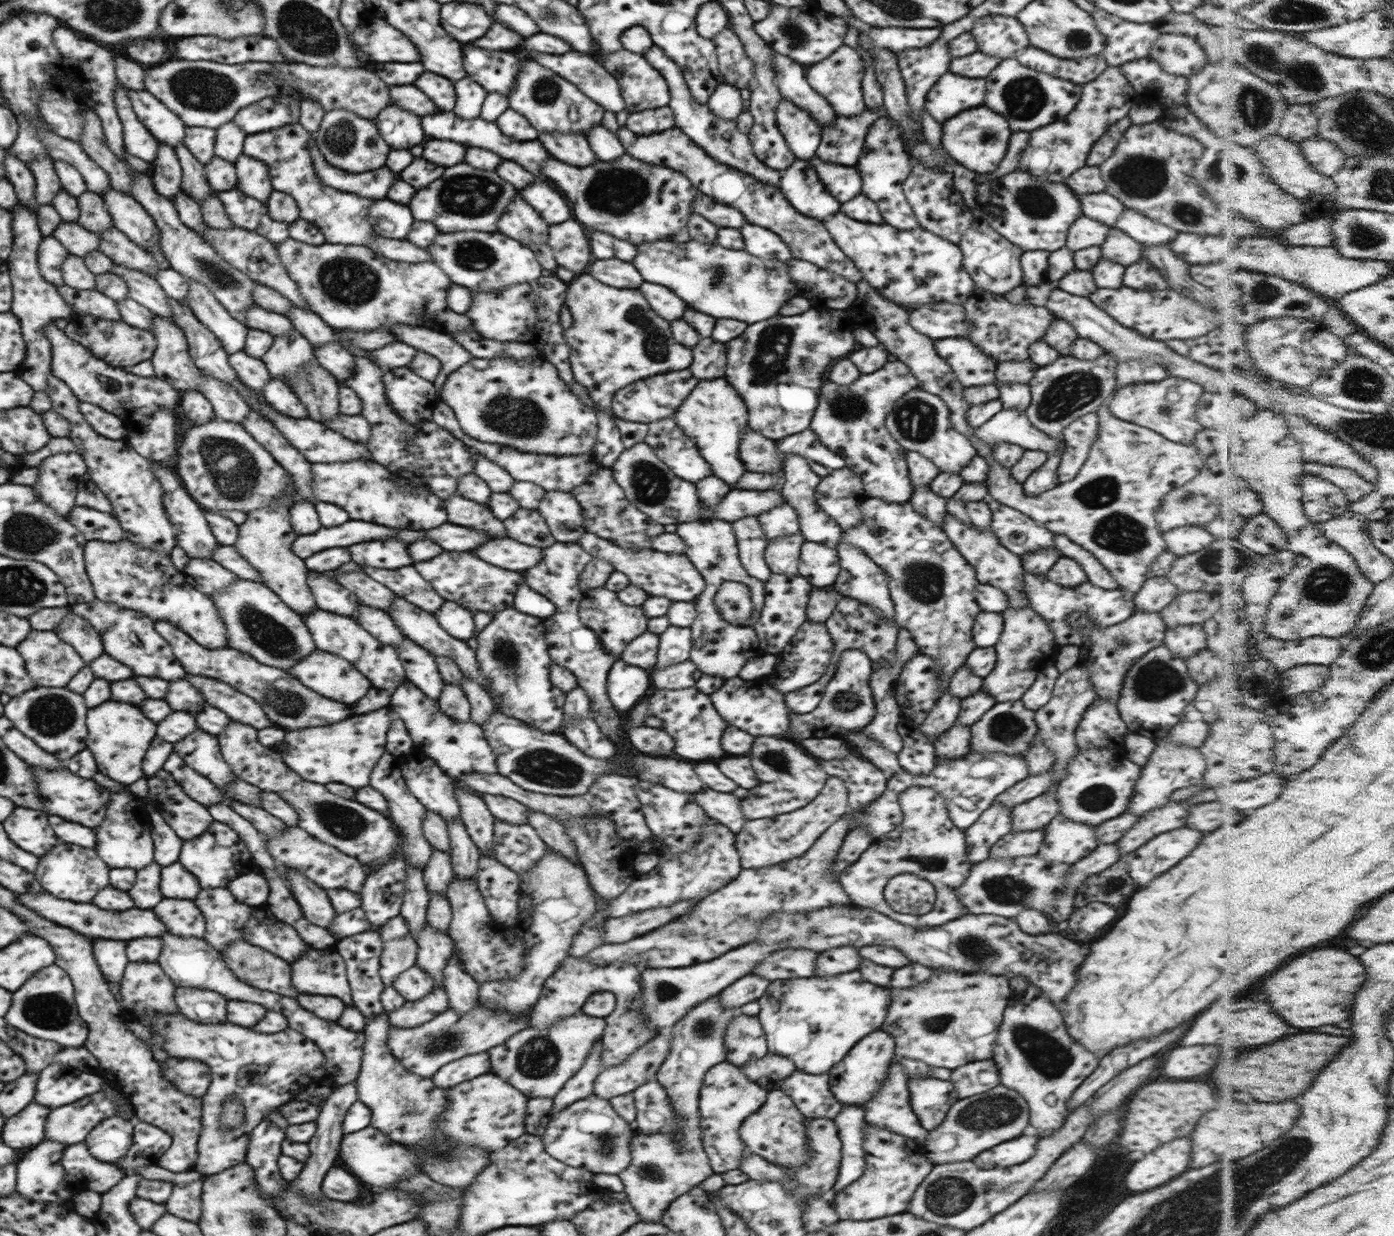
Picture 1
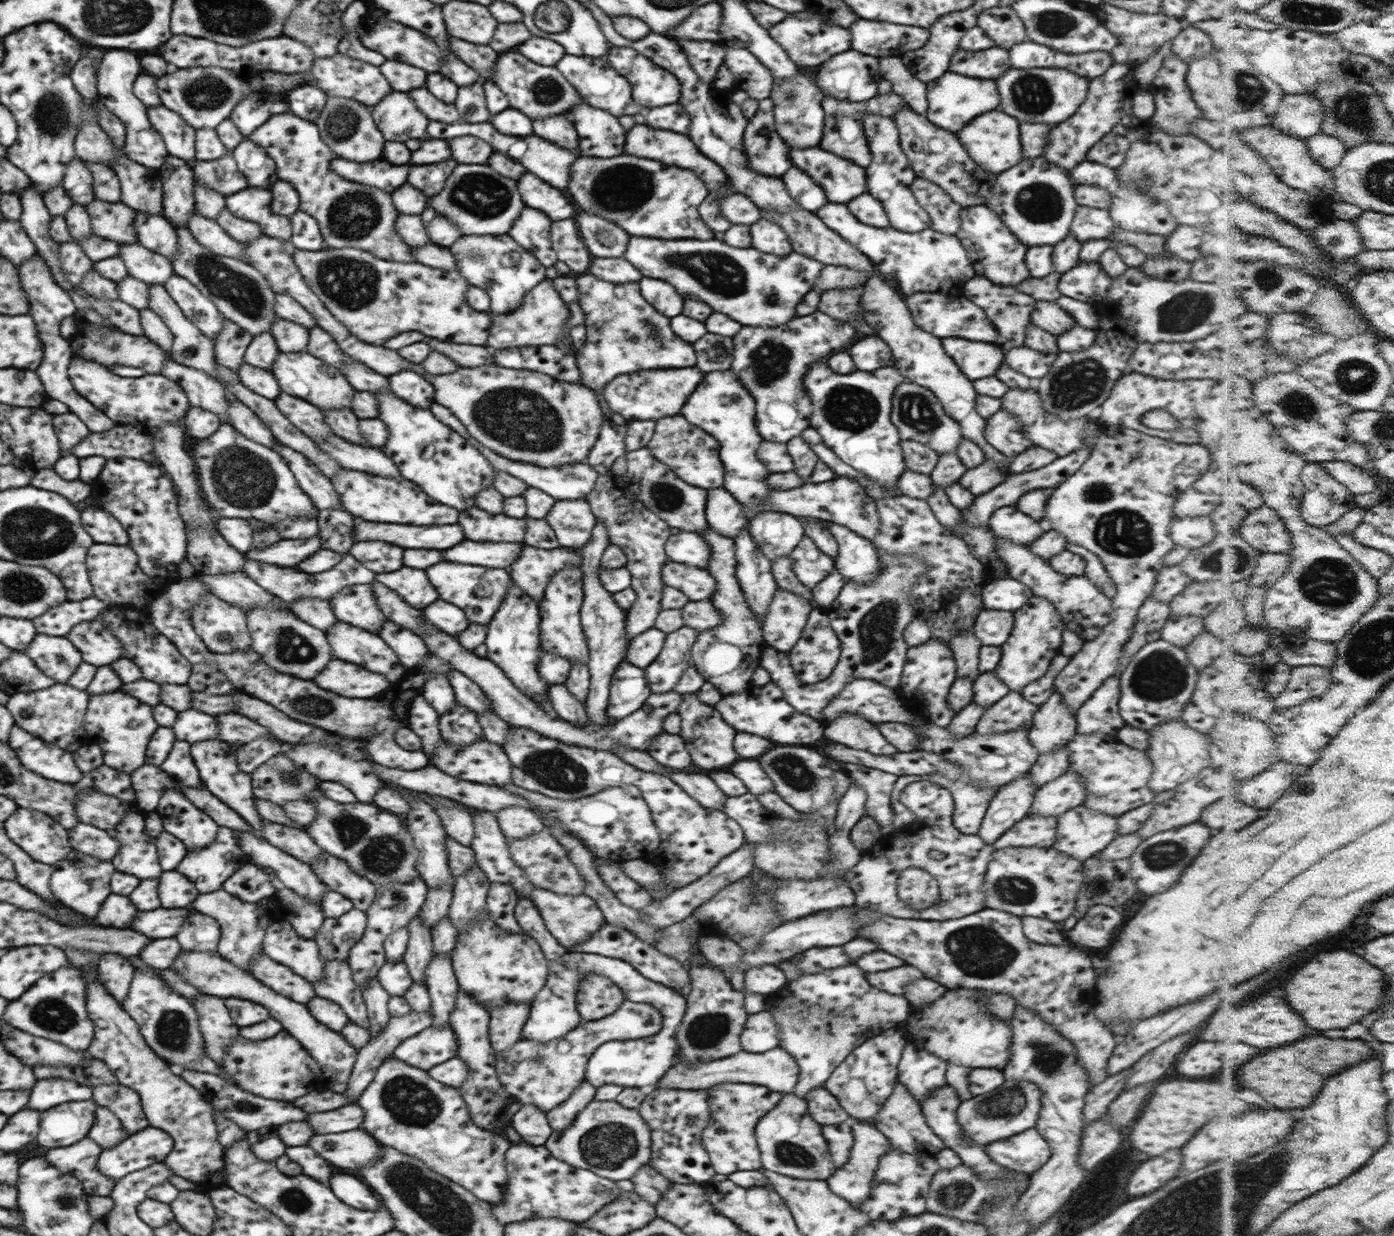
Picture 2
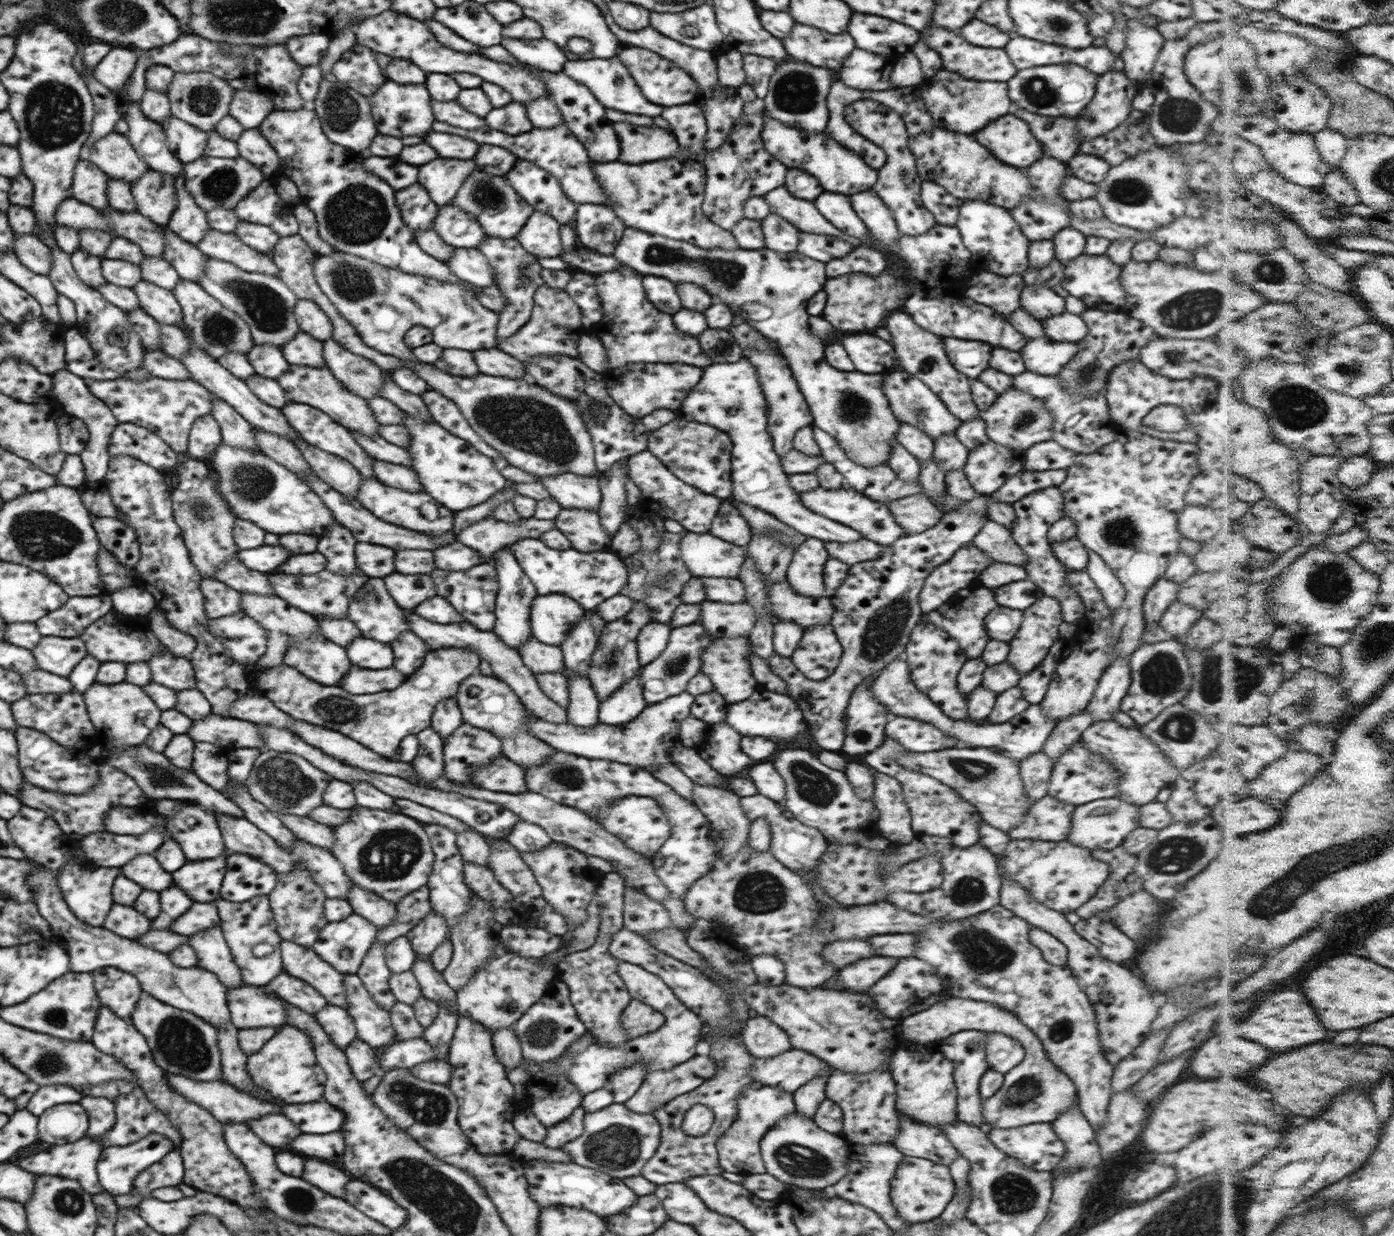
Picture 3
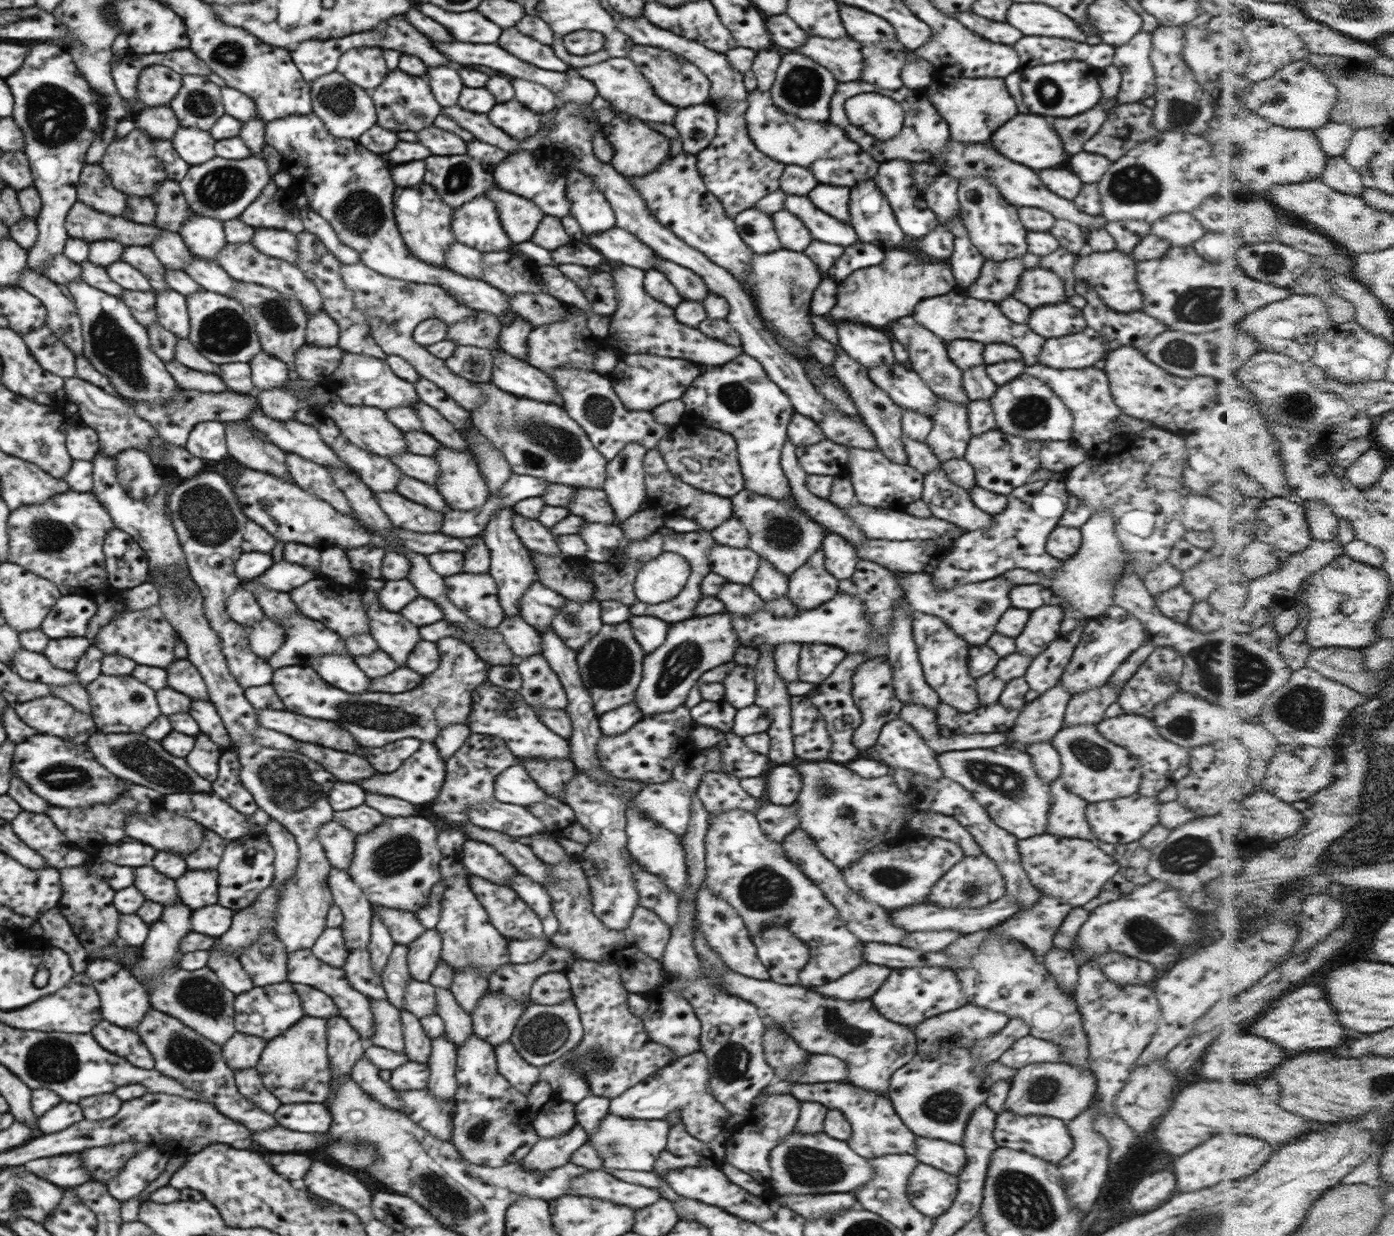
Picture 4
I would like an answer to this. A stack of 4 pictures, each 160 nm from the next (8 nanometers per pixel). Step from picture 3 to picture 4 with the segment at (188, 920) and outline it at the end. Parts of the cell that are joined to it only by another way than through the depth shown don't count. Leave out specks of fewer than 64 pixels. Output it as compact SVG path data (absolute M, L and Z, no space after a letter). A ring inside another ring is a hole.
M218 904L192 910L192 931L219 938L231 927L235 913Z

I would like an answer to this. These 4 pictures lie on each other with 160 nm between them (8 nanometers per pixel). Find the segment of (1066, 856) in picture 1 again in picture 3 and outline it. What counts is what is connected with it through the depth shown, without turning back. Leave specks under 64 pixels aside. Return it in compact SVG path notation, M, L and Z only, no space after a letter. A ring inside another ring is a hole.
M1116 797L1101 798L1075 806L1071 814L1070 834L1066 841L1090 851L1112 850L1120 846L1132 830L1140 827L1139 806L1140 804L1130 804Z

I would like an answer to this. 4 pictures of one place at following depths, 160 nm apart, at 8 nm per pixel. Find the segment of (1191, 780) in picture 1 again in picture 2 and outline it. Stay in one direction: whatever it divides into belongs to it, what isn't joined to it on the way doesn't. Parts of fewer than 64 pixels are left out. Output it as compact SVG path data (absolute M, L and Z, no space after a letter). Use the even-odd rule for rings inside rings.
M1173 718L1158 726L1150 732L1147 754L1152 765L1153 774L1149 778L1149 787L1152 792L1158 794L1164 790L1172 790L1182 785L1200 771L1211 766L1210 754L1208 754L1208 742L1210 738L1206 734L1200 734L1193 728L1186 728L1183 720Z

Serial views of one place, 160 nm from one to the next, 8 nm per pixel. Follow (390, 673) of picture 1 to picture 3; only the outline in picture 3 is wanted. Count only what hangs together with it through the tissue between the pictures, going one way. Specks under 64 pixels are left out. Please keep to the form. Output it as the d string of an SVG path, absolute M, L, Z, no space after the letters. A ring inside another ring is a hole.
M358 636L345 648L348 659L353 666L384 670L393 667L394 654L389 644L378 642L370 638Z

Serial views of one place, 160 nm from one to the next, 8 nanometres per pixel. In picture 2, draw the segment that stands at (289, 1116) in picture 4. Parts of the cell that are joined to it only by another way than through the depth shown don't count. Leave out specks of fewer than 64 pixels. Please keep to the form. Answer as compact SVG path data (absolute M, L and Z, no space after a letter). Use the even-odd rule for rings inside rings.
M355 1102L332 1110L332 1112L316 1112L308 1116L308 1124L314 1128L316 1134L334 1134L334 1132L348 1132L354 1128L362 1128L364 1112Z

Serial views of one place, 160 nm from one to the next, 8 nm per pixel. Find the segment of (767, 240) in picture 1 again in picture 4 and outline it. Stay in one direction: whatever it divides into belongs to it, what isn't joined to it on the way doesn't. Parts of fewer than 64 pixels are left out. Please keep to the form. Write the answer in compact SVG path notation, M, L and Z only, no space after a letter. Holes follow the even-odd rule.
M782 209L771 216L782 249L803 252L813 241L810 231L804 226L802 220L788 210Z

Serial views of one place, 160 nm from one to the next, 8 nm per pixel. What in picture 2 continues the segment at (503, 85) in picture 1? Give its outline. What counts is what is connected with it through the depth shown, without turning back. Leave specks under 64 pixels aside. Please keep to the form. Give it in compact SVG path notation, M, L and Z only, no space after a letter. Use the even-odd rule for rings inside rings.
M450 38L450 48L462 62L465 62L470 68L474 68L482 76L483 81L491 80L494 65L498 60L498 52L494 52L490 46L470 44L460 38Z

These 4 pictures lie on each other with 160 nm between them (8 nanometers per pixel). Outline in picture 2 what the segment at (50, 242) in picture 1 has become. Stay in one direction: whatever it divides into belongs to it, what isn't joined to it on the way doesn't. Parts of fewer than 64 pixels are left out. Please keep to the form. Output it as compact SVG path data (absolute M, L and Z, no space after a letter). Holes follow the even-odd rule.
M76 242L59 243L59 263L68 283L78 286L93 268L93 260L86 256Z

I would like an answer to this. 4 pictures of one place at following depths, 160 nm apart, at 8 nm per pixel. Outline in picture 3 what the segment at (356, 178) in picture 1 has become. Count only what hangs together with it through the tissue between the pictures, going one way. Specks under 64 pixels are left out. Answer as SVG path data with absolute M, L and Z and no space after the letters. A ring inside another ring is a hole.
M370 156L364 158L362 167L366 171L372 173L374 177L382 178L392 189L396 191L403 190L416 184L416 176L418 176L418 168L404 164L396 158L380 158L380 156Z

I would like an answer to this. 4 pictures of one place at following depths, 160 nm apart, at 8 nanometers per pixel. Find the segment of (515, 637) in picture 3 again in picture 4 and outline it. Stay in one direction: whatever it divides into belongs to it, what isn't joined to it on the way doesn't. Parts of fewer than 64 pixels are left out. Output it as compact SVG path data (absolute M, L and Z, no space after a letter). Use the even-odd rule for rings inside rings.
M512 505L499 508L493 512L490 522L479 535L491 552L489 573L496 581L499 603L502 605L506 617L520 615L519 600L524 596L526 589L538 578L531 562L531 552L522 544L520 537L514 532L513 516L515 514Z

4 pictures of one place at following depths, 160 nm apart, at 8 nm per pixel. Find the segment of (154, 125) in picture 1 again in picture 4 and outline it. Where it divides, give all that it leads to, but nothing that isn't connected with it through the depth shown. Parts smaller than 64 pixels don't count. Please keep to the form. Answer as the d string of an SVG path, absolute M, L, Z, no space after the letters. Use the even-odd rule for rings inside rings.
M180 126L174 133L172 145L180 158L190 166L204 164L216 157L215 141L209 131Z

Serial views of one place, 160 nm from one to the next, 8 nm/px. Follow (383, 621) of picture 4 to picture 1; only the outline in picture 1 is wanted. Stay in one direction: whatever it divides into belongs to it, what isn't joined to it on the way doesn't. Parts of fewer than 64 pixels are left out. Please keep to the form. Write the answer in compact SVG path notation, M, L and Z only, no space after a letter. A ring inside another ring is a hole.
M309 570L307 583L318 609L354 618L357 608L362 606L355 594L338 584L336 580L329 579L325 573Z

